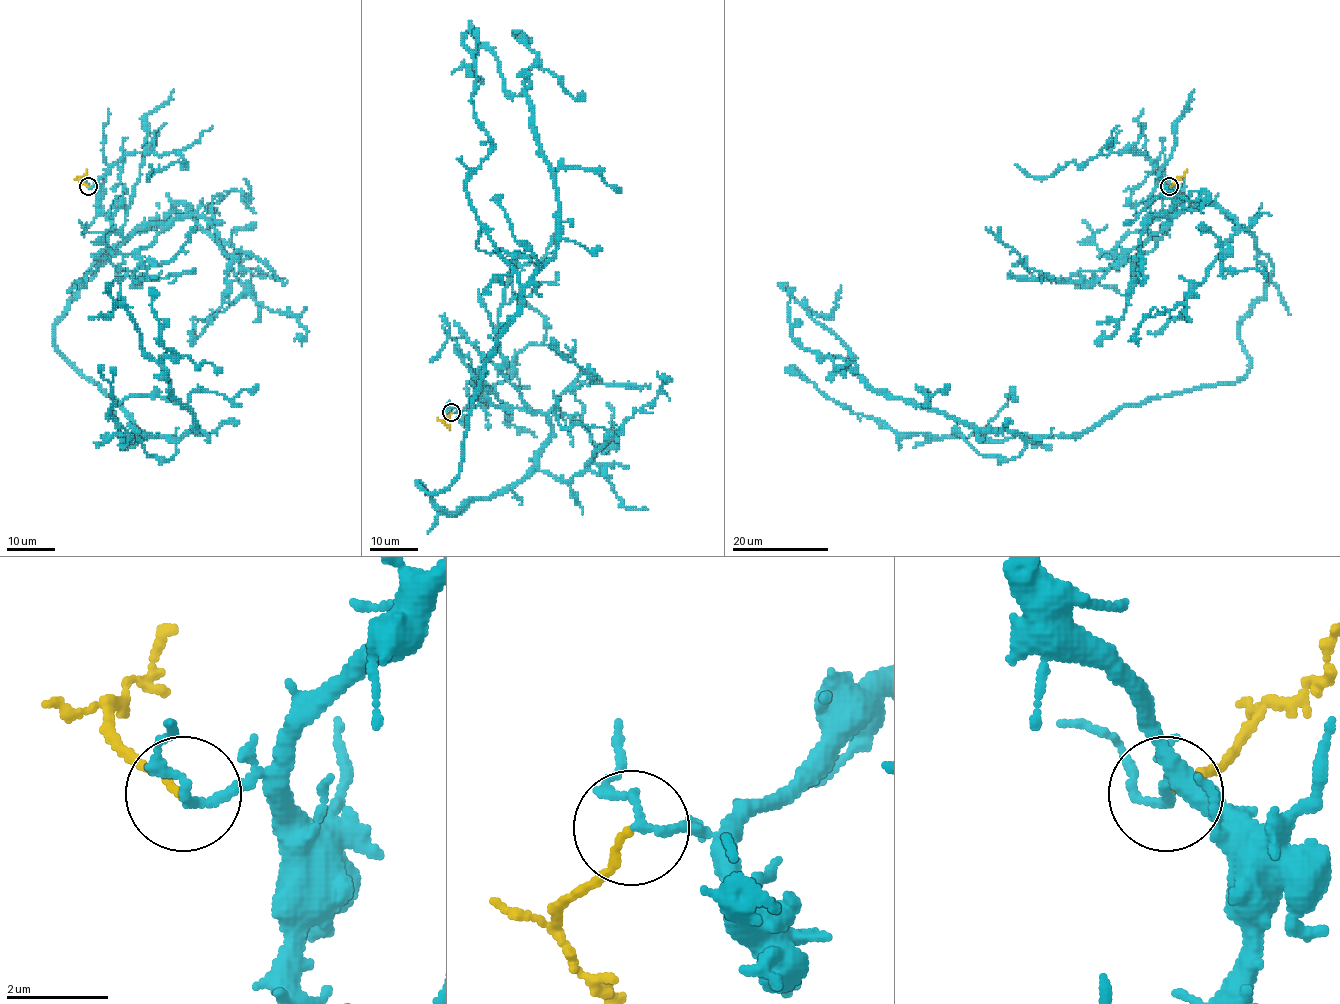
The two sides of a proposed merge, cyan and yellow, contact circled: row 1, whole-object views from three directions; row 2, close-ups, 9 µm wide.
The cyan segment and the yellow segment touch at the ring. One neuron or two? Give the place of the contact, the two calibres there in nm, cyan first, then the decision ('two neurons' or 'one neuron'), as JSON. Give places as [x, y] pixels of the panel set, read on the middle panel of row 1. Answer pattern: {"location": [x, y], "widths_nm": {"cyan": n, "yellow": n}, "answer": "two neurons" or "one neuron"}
{"location": [451, 412], "widths_nm": {"cyan": 160, "yellow": 140}, "answer": "one neuron"}

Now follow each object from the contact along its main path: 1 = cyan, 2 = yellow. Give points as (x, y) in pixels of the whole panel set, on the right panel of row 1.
1: (1169, 187), (1153, 235), (1214, 202), (1255, 241), (1249, 372), (1075, 435), (876, 392), (803, 305), (841, 285)
2: (1169, 187), (1187, 170)

